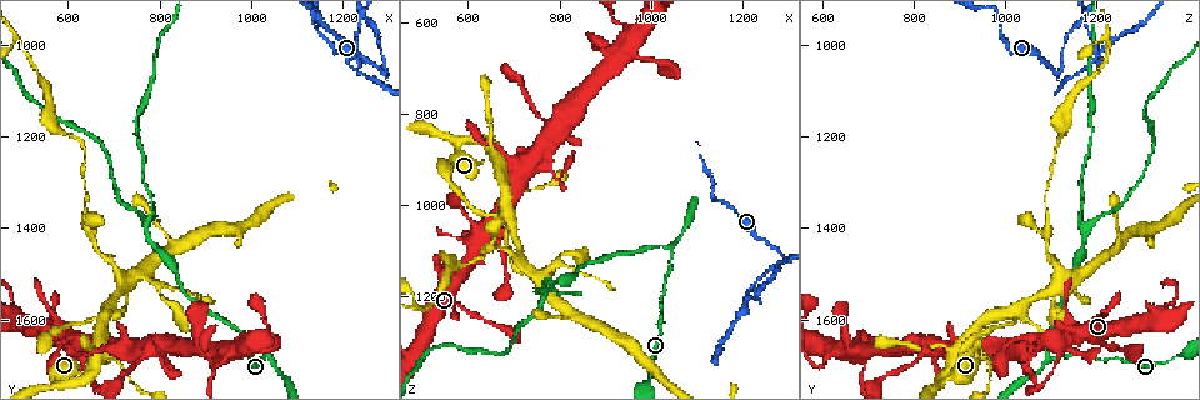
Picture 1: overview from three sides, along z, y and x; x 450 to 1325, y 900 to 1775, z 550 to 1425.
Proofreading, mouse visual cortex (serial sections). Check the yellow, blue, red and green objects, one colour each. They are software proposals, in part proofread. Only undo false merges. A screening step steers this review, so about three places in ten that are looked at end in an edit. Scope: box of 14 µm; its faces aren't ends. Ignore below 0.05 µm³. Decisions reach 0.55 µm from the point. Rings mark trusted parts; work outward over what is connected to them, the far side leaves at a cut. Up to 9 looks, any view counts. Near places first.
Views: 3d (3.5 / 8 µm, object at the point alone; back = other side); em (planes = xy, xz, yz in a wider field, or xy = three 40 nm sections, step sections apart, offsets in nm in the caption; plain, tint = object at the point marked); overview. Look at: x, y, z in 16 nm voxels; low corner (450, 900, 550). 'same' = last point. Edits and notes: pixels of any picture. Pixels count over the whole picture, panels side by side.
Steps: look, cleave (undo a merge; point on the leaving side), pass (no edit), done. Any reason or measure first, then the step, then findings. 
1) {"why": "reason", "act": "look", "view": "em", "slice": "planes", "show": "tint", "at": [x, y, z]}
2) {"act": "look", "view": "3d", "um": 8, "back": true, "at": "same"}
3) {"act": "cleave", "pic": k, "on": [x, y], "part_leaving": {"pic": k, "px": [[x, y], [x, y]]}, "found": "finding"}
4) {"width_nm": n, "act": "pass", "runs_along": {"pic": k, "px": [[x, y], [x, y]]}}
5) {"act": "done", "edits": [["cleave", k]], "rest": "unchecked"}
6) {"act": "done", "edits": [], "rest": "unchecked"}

{"why": "a narrow waist", "act": "look", "view": "3d", "um": 3.5, "at": [1000, 1685, 1370]}

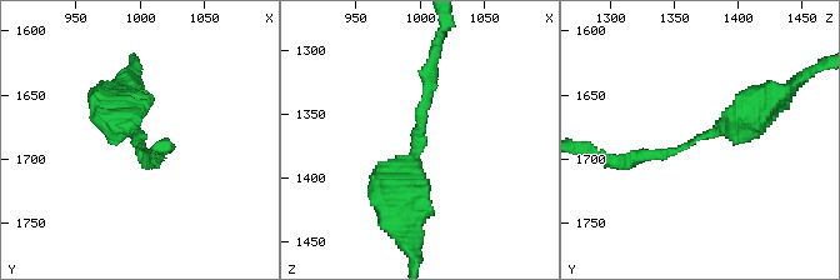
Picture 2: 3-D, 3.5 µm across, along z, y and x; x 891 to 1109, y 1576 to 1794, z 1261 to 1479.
{"arm_widths_nm": [150, 500], "why": "shape alone is not enough", "act": "look", "view": "em", "slice": "xy", "step": 5, "show": "tint", "at": [1000, 1686, 1370]}

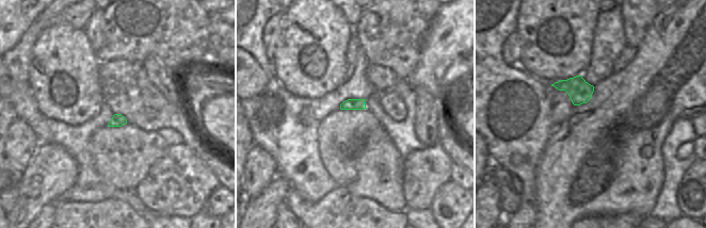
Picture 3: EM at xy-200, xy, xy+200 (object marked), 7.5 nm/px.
{"act": "pass", "runs_along": {"pic": 2, "px": [[628, 161], [689, 146], [761, 108]]}, "found": "continuous, no second cell"}

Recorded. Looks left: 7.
{"why": "arms part here", "act": "look", "view": "3d", "um": 8, "at": [715, 1525, 1115]}

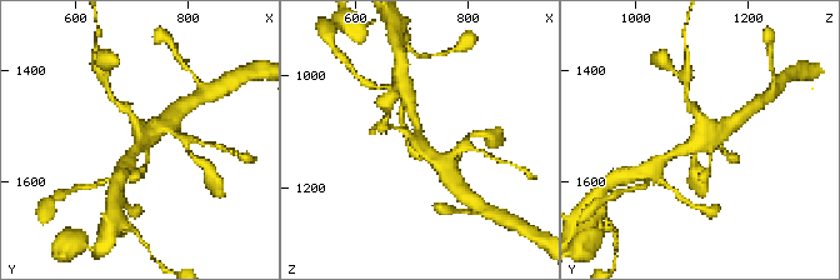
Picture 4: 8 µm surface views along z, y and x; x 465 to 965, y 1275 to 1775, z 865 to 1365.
{"act": "look", "view": "3d", "um": 3.5, "at": [715, 1520, 1115]}

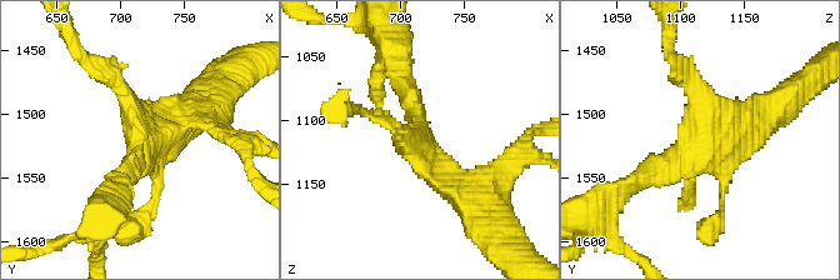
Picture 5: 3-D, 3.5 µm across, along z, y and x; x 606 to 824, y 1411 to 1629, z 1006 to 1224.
{"act": "look", "view": "em", "slice": "xy", "step": 5, "show": "tint", "at": [714, 1526, 1110]}

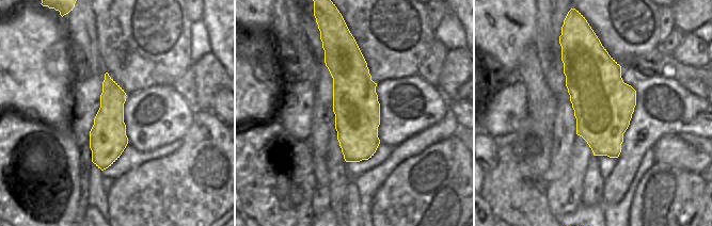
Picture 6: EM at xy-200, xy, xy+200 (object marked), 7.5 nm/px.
{"act": "pass", "runs_along": {"pic": 5, "px": [[628, 185], [749, 124]]}, "found": "one cell here"}

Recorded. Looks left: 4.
{"why": "calibre changes", "act": "look", "view": "3d", "um": 3.5, "at": [640, 1365, 1090]}

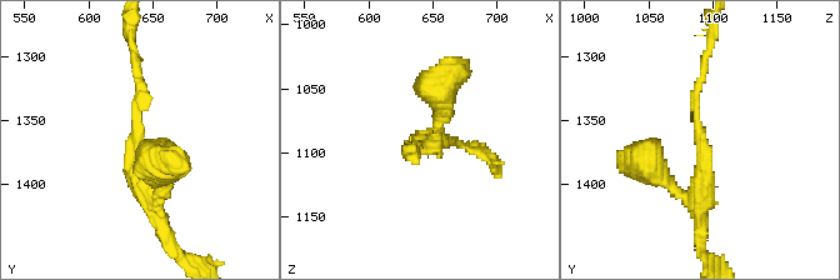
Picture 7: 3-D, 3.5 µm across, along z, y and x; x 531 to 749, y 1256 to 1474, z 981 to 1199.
{"arm_widths_nm": [150, 300], "act": "look", "view": "em", "slice": "xy", "step": 5, "show": "tint", "at": [636, 1364, 1092]}

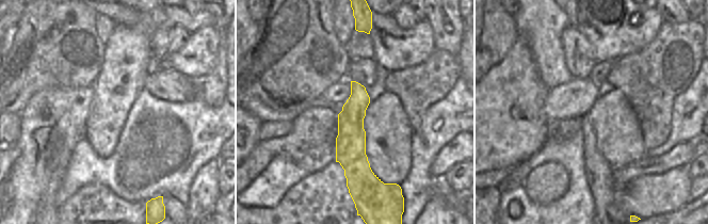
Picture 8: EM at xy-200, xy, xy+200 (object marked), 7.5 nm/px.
{"act": "pass", "runs_along": {"pic": 7, "px": [[159, 214], [133, 169], [136, 61]]}, "found": "all the same cell"}

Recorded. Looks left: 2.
{"why": "thick turns thin", "act": "look", "view": "3d", "um": 8, "at": [690, 1665, 940]}

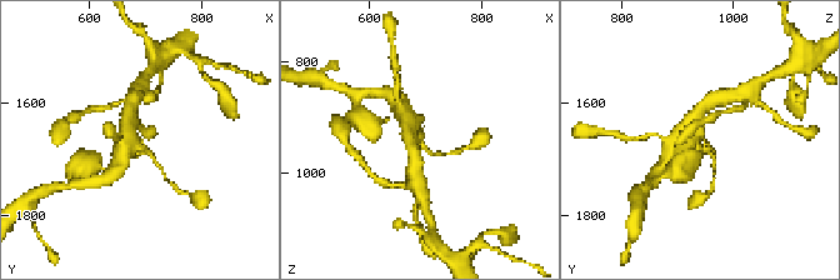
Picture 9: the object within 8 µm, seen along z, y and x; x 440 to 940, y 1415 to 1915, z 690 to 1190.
{"arm_widths_nm": [150, 500], "act": "look", "view": "em", "slice": "planes", "show": "tint", "at": [690, 1675, 935]}

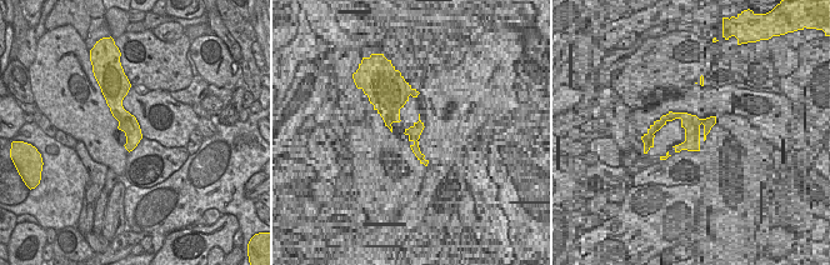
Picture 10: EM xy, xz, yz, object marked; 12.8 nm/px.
{"width_nm": 240, "act": "pass", "runs_along": {"pic": 9, "px": [[406, 116], [424, 146], [439, 154]]}, "found": "one cell here"}

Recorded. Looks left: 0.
{"act": "done", "edits": [], "rest": "unchecked"}

